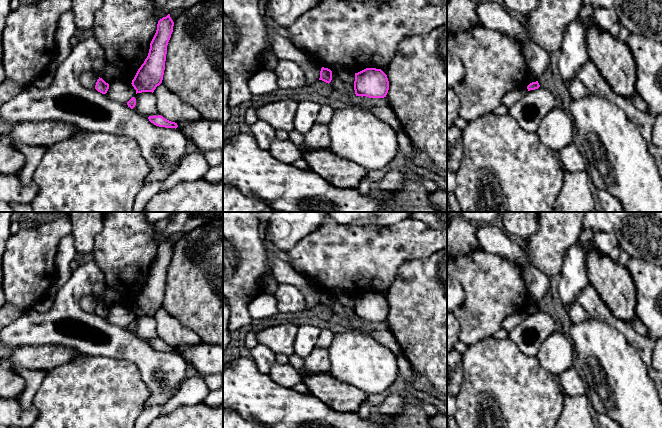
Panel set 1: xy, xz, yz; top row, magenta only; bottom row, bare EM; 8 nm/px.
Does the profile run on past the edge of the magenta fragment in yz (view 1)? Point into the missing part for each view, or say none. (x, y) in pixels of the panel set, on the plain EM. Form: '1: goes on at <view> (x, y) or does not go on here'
1: does not go on here

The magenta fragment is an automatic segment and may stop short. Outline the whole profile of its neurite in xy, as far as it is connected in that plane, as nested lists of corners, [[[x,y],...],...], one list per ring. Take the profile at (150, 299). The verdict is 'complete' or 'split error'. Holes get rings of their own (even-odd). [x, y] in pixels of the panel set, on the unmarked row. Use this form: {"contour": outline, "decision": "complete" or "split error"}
{"contour": [[[168,238],[158,245],[156,257],[150,267],[150,273],[144,287],[138,293],[132,310],[137,317],[154,316],[162,307],[167,269],[173,256],[174,246]]], "decision": "complete"}

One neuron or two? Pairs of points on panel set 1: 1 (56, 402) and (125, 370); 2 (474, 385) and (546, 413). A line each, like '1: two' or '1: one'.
1: one
2: one

